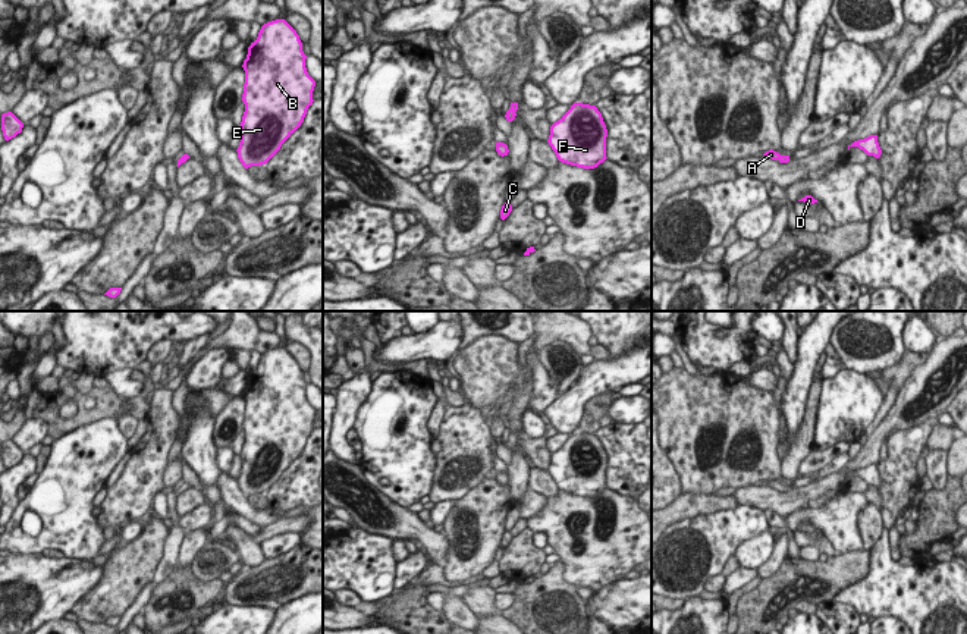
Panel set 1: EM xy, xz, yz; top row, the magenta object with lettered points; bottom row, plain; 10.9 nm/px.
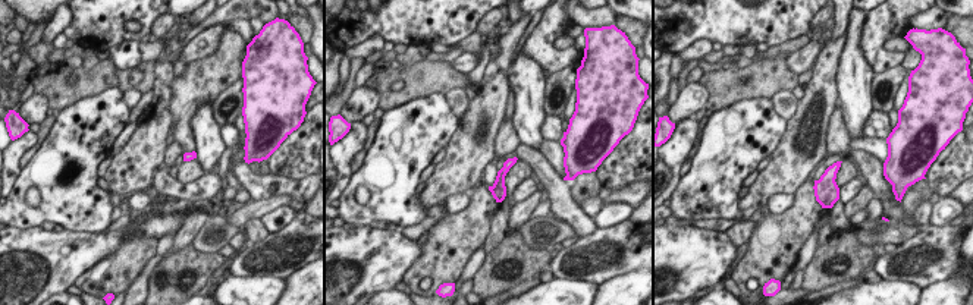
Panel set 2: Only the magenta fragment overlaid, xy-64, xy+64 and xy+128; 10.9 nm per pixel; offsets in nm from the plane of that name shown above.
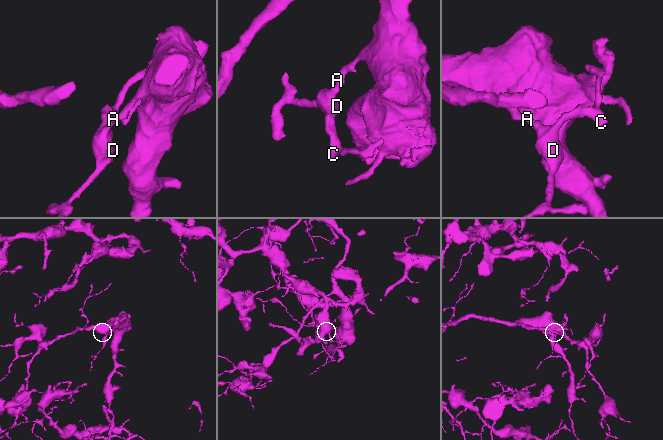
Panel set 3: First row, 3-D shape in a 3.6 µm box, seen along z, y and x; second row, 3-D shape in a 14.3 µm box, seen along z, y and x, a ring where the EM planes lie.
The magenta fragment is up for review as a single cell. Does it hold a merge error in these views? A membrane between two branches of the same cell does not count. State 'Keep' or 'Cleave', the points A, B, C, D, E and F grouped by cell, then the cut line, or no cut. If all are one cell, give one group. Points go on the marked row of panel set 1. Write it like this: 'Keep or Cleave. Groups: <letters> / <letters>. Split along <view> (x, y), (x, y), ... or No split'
Keep. Groups: A B C D E F. No split.

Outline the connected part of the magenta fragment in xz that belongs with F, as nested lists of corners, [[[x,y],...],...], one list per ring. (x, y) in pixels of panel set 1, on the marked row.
[[[574,103],[571,109],[550,126],[549,145],[559,161],[594,169],[606,157],[607,129],[596,106]]]

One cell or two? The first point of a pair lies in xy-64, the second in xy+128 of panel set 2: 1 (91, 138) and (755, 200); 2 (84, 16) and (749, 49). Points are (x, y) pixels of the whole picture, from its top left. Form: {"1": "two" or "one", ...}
{"1": "two", "2": "two"}

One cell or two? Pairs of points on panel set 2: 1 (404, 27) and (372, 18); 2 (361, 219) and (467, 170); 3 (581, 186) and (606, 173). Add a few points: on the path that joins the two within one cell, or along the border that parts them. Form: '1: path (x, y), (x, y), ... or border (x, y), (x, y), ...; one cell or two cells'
1: path (396, 22), (379, 22); one cell
2: border (418, 195), (418, 203), (426, 210); two cells
3: border (593, 172), (602, 186); two cells

